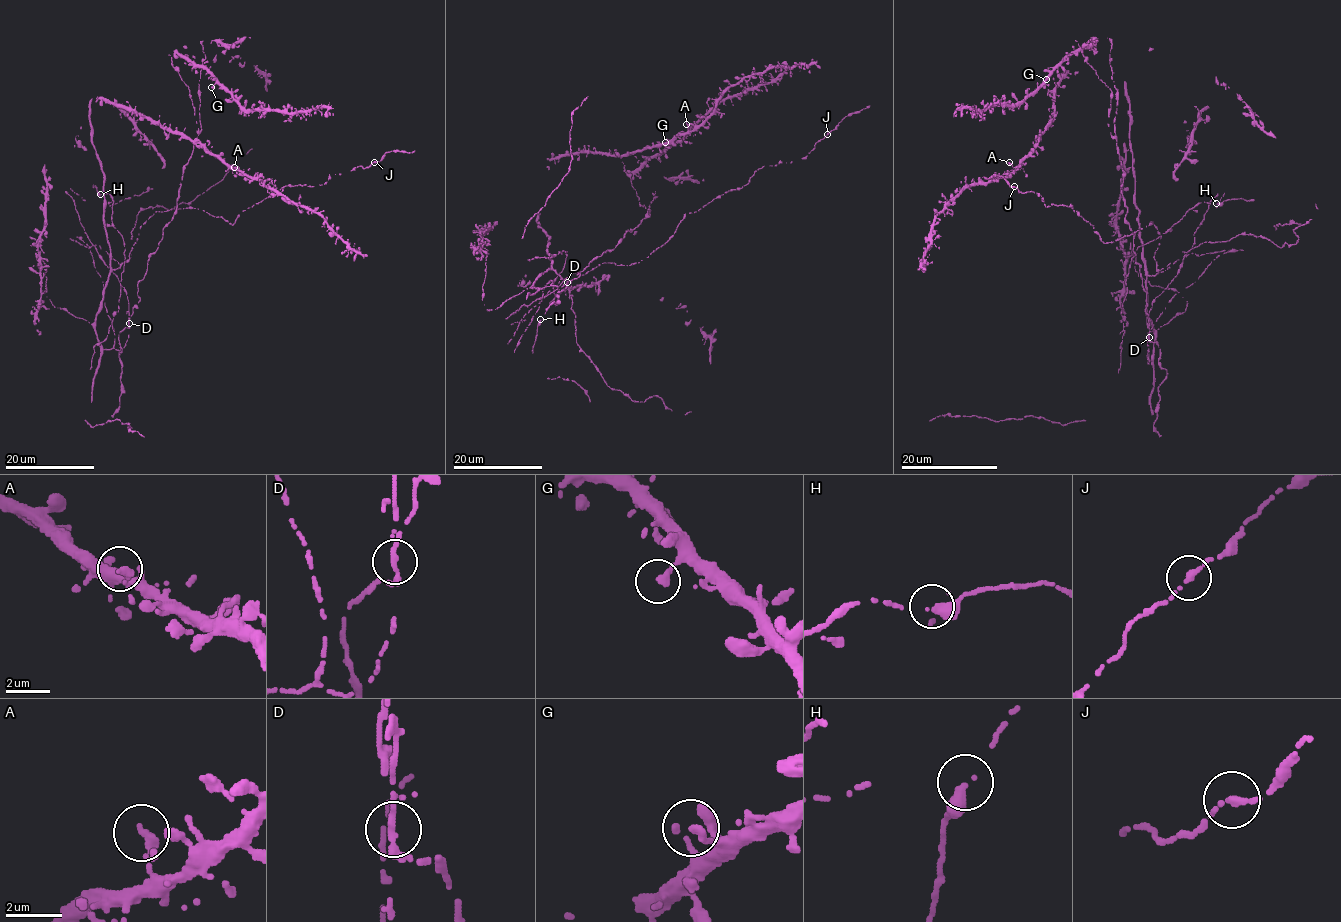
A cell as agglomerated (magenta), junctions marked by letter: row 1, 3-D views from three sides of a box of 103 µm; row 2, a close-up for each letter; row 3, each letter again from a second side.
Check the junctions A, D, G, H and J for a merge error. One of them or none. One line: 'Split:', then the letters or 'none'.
Split: D

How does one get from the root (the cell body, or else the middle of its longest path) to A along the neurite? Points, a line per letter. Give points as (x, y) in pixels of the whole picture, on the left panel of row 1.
A: (98, 97), (135, 110), (163, 126), (181, 132), (187, 139), (201, 143), (235, 170), (234, 167)

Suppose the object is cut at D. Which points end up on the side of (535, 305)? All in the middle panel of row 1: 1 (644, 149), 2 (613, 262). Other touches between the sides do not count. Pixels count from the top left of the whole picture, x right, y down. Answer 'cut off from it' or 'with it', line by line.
1: with it
2: with it

